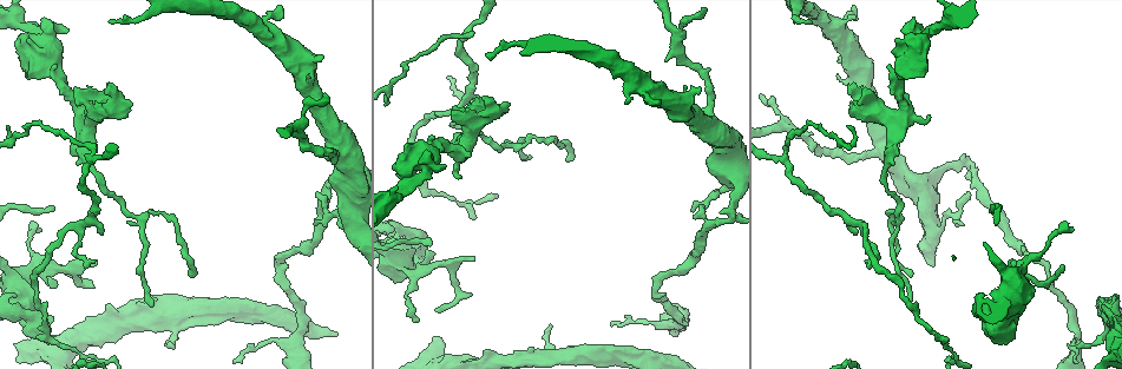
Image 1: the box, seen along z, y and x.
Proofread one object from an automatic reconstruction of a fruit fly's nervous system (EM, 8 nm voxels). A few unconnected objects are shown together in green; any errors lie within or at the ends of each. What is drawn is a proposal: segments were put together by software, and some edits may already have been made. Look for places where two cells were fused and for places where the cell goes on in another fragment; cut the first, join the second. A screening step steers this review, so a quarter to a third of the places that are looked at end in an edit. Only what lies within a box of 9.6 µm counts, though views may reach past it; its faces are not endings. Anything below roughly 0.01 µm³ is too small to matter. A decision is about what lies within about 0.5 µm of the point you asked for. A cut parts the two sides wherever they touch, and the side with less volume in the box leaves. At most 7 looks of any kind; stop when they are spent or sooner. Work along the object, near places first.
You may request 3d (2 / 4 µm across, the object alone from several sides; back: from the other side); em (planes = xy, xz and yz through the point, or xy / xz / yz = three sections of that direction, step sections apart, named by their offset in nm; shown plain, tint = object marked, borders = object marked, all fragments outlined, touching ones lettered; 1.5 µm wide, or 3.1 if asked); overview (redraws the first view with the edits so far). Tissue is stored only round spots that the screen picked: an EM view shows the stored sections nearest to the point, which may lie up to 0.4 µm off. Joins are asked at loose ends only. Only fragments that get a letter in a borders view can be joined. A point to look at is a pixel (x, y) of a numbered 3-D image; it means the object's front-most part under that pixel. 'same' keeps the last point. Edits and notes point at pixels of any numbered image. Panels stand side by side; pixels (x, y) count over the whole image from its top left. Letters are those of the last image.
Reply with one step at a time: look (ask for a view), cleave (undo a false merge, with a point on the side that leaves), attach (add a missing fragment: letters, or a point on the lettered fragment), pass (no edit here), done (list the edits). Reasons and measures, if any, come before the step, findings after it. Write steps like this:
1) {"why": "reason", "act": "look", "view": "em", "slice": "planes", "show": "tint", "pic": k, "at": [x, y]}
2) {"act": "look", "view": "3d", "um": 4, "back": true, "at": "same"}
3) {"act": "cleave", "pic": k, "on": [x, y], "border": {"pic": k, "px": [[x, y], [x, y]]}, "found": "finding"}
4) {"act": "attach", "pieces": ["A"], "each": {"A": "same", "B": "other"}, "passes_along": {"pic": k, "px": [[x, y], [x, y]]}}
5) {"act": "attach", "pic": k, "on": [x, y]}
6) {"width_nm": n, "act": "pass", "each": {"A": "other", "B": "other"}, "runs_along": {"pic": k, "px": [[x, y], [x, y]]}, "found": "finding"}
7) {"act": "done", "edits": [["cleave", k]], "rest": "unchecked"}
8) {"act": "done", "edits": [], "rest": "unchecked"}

{"why": "free end", "act": "look", "view": "em", "slice": "xy", "step": 8, "show": "borders", "pic": 1, "at": [1008, 264]}

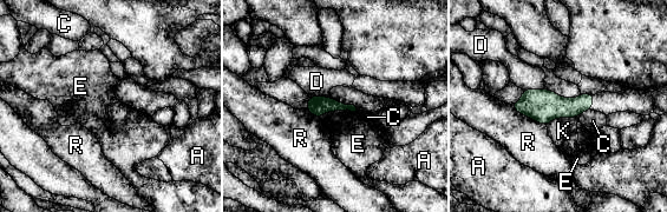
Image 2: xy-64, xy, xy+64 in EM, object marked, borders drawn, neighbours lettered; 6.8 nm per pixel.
{"act": "pass", "each": {"A": "other", "C": "other", "D": "other", "E": "other", "K": "other", "R": "other"}, "border": {"pic": 2, "px": [[357, 110], [325, 111], [320, 118]]}, "found": "no lettered fragment goes on from it"}

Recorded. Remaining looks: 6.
{"why": "tapers out", "act": "look", "view": "em", "slice": "xy", "step": 4, "show": "tint", "pic": 1, "at": [855, 234]}

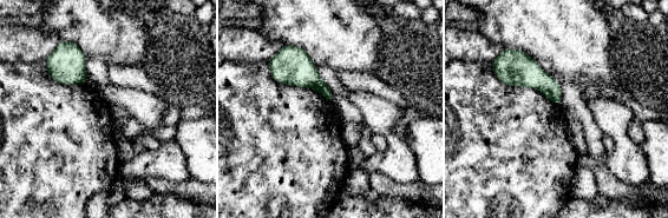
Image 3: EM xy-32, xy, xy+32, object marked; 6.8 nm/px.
{"why": "another direction", "act": "look", "view": "em", "slice": "planes", "show": "borders", "at": "same"}

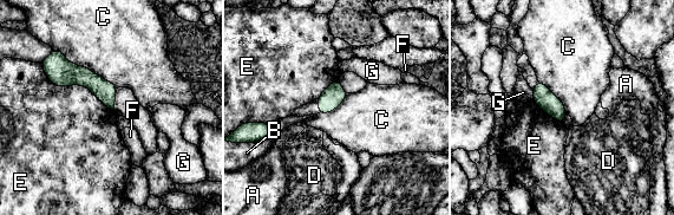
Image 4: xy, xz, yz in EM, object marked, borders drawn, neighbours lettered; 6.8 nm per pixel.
{"act": "pass", "each": {"A": "other", "B": "other", "C": "other", "D": "other", "E": "other", "F": "other", "G": "other"}, "border": {"pic": 4, "px": [[45, 72], [113, 111]]}, "found": "none of them fits"}

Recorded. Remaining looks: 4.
{"act": "done", "edits": [], "rest": "unchecked"}

